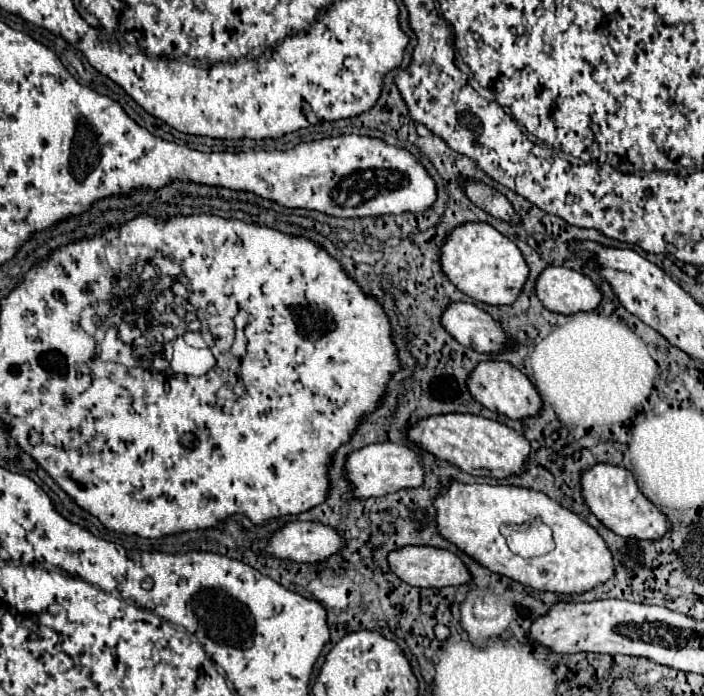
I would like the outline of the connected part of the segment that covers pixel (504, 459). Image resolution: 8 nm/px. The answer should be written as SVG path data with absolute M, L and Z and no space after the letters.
M439 414L423 418L413 428L409 428L409 440L421 444L421 448L429 450L437 458L443 458L473 476L495 480L521 476L531 452L531 444L523 434L495 420L473 414Z

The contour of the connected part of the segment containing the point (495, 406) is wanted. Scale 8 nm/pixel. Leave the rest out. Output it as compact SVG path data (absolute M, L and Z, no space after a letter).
M481 362L473 374L467 380L469 392L475 400L479 400L487 410L495 410L497 414L503 414L511 420L521 420L521 418L531 418L537 416L543 408L543 400L537 392L537 388L531 384L531 380L521 374L517 368L513 368L507 362Z

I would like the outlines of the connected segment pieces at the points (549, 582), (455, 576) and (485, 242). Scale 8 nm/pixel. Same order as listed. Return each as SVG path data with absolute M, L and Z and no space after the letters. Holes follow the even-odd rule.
M451 482L449 490L443 496L435 498L435 508L437 508L437 524L439 524L439 532L453 542L455 546L459 546L465 554L469 554L471 558L475 558L481 566L509 576L515 582L521 582L525 586L531 586L535 590L543 590L543 592L557 592L557 594L585 594L589 590L593 590L595 586L607 582L609 578L615 576L615 568L613 568L613 554L609 552L607 544L603 542L603 538L599 536L599 532L589 526L585 520L581 520L577 514L569 512L567 508L563 508L561 504L557 504L555 500L551 500L549 496L545 496L543 492L535 492L535 490L527 490L527 488L517 488L517 486L487 486L487 484L459 484L459 482ZM533 518L541 518L551 530L553 530L553 538L555 538L555 550L537 558L521 558L517 554L513 554L505 540L501 540L501 524L525 524Z
M405 546L401 550L395 550L389 554L389 566L403 582L417 588L445 588L471 582L471 572L467 570L467 566L461 562L459 556L455 556L449 550L431 546Z
M481 222L457 226L445 238L441 250L441 268L463 294L491 306L511 306L511 302L515 302L515 298L519 298L523 292L523 286L529 278L529 268L521 250L491 224Z

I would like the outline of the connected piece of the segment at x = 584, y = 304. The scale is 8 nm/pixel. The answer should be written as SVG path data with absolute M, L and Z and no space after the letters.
M549 266L541 272L537 278L537 296L547 310L565 316L597 310L603 302L603 294L591 278L559 266Z

